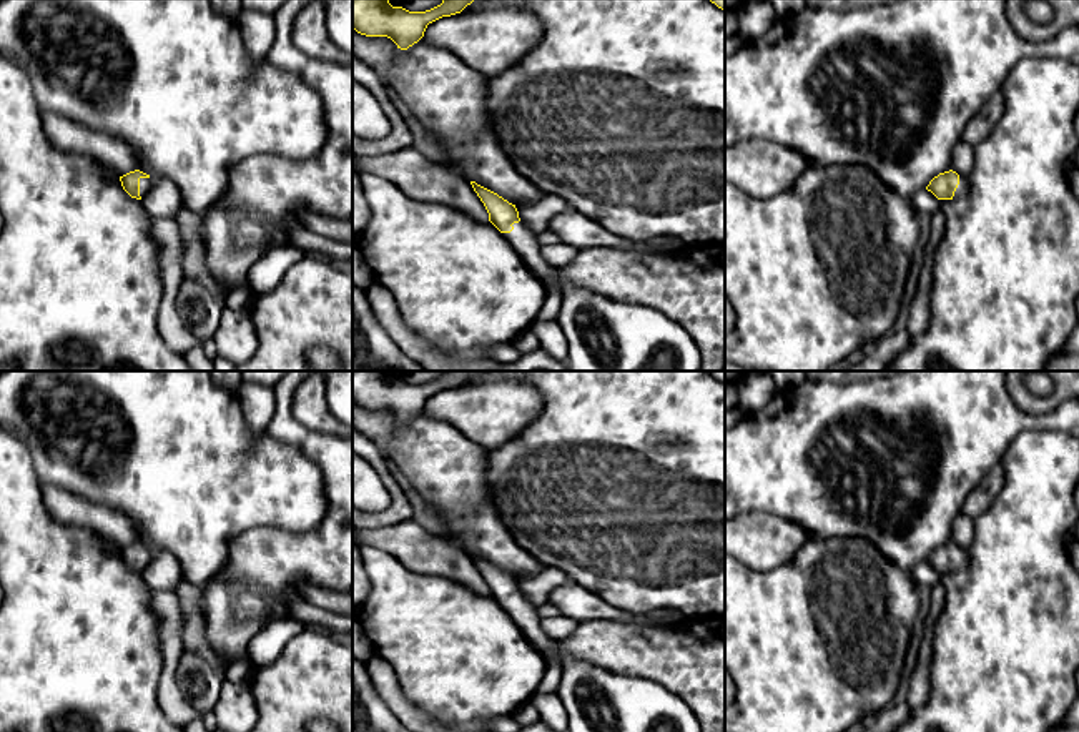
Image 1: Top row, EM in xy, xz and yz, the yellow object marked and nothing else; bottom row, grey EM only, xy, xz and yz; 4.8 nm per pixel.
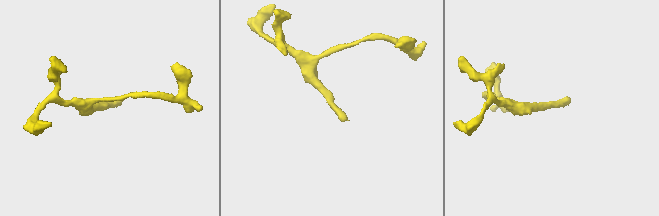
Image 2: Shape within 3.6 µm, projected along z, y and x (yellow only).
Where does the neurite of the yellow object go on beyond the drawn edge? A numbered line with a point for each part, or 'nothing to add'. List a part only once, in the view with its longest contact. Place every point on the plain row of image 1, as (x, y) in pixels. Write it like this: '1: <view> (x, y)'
1: xy (145, 556)

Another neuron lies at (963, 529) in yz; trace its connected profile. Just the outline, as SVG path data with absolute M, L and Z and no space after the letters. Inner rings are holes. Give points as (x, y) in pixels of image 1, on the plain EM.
M959 512L951 531L951 542L958 547L968 549L974 541L974 519Z

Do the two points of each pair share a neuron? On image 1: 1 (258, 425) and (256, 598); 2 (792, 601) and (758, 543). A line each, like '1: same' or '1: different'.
1: different
2: different

